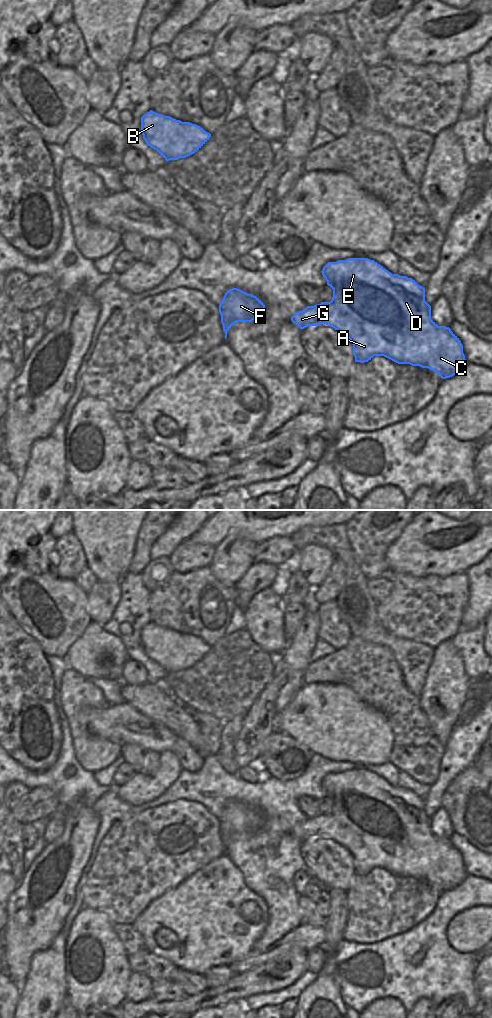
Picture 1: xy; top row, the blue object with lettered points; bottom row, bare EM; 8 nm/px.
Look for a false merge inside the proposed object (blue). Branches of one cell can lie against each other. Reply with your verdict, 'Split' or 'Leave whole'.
Leave whole.

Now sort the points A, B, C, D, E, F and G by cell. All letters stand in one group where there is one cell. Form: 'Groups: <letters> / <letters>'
Groups: A B C D E F G.

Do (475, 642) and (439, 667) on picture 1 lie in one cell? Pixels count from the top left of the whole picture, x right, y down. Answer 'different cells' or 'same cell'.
different cells

